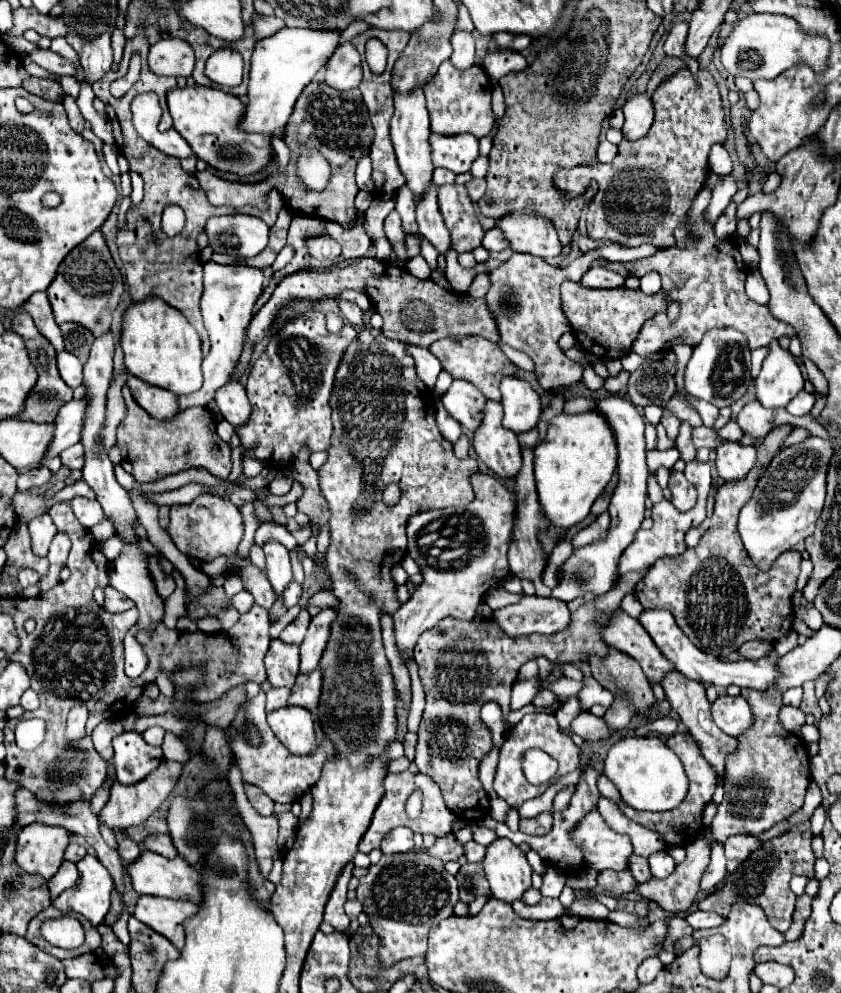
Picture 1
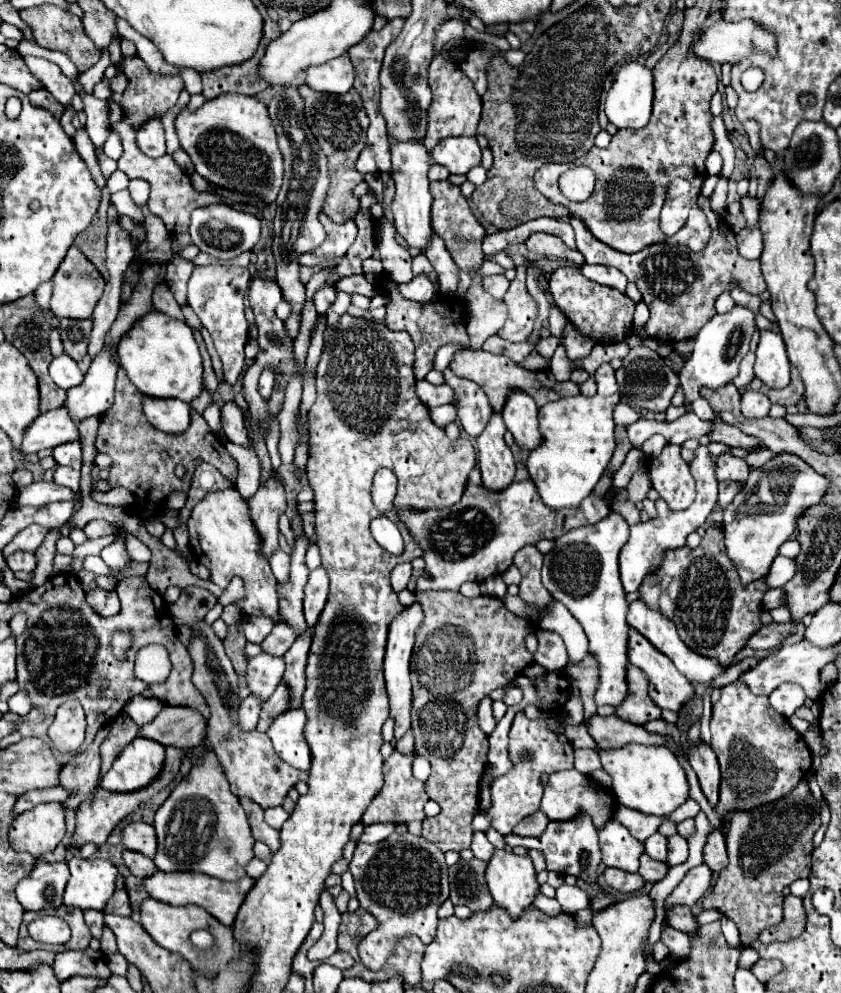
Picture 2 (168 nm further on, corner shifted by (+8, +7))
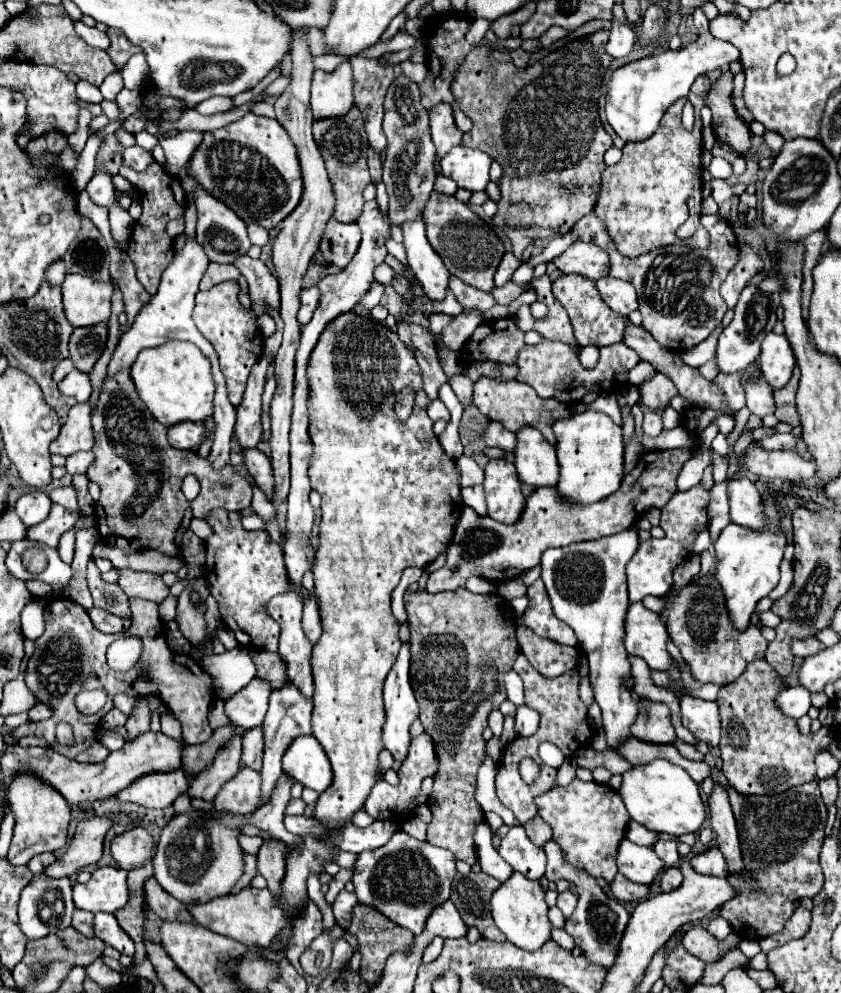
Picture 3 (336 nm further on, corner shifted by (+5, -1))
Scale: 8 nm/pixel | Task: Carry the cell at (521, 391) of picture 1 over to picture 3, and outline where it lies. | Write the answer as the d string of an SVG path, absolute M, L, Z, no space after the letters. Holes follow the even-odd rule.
M523 428L517 434L515 466L519 480L533 486L555 486L559 480L559 464L555 448L535 428Z

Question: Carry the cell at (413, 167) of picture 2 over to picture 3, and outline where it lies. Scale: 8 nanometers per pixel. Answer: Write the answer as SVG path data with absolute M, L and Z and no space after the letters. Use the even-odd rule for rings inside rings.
M423 218L403 224L403 242L407 248L409 268L413 270L419 284L423 286L425 296L431 302L443 300L449 288L451 274L445 268L443 260L439 260L435 250L431 250L431 244L427 242L427 236L425 236Z

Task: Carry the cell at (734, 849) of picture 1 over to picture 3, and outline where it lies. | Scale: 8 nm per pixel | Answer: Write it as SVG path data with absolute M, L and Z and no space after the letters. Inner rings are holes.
M711 848L707 852L701 852L701 854L693 856L689 860L689 864L691 864L691 868L695 872L705 874L705 876L717 876L717 878L727 878L729 876L725 858L723 858L723 854L717 848Z

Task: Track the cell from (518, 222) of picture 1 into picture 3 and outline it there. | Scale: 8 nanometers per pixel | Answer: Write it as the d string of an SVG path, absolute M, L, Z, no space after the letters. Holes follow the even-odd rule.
M575 242L567 252L563 252L553 262L563 274L575 272L591 280L599 280L609 274L609 256L607 252L603 252L603 248L595 248L595 244Z

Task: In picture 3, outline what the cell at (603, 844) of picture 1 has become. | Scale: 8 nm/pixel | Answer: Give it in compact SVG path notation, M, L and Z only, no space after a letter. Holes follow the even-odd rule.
M625 838L617 852L617 868L631 882L651 886L665 866L663 860L653 852L653 848L637 846Z

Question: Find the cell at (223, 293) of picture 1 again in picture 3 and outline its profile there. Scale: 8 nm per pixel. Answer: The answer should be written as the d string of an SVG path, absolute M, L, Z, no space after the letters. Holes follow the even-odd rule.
M221 282L221 284L213 286L211 290L199 292L197 304L193 310L193 320L199 328L199 332L213 344L213 348L217 352L221 372L227 380L229 402L235 408L243 400L243 392L245 392L247 378L249 378L253 364L263 354L263 334L259 332L259 326L257 326L257 314L253 310L245 310L241 306L237 294L239 294L237 282Z

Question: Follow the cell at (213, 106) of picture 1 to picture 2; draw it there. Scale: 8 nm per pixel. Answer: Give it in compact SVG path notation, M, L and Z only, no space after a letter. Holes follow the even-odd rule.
M220 94L194 112L188 106L182 108L174 126L180 146L192 158L196 172L208 182L260 196L264 202L276 200L282 186L282 154L266 104L244 94Z

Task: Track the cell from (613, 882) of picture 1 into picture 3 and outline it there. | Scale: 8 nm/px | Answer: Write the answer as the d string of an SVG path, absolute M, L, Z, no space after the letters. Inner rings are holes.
M617 874L615 880L611 882L611 892L619 902L635 902L645 899L650 892L650 887L631 882L623 874Z

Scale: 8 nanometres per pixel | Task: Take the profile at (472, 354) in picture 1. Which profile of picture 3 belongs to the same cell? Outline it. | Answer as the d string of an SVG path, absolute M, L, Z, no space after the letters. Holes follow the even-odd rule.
M481 378L475 382L473 386L473 404L479 408L479 412L483 416L487 416L489 420L495 420L495 422L501 422L507 430L511 432L519 432L523 426L533 426L537 428L543 438L547 442L551 442L555 446L555 434L553 434L553 424L555 420L561 420L561 418L569 418L569 408L557 400L543 400L535 394L535 390L527 384L521 384L517 380L509 380L509 382L503 382L503 380L493 380L493 378Z

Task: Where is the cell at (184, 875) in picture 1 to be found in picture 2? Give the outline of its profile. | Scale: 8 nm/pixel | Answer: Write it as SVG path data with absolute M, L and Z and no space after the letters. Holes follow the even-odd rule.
M156 870L152 876L146 876L142 880L144 890L152 898L172 904L172 906L186 906L186 904L202 906L206 912L210 912L214 918L218 918L226 926L234 924L238 908L240 908L244 896L248 894L248 890L252 888L252 884L254 884L254 880L248 876L238 882L224 882L224 880L210 878L210 876L198 874L198 872L160 872L160 870Z

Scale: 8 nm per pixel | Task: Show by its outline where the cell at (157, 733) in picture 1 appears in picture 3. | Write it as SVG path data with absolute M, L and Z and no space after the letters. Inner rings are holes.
M119 692L119 694L115 694L113 696L113 704L115 704L115 708L119 708L123 714L131 714L131 710L133 710L133 698L131 696L127 696L127 694L123 694L123 692Z

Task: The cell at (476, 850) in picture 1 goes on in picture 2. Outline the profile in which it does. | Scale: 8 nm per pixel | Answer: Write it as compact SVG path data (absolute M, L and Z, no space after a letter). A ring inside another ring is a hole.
M474 832L470 850L474 852L476 858L480 858L480 860L490 860L490 856L492 856L492 852L494 852L494 846L486 840L484 832Z

